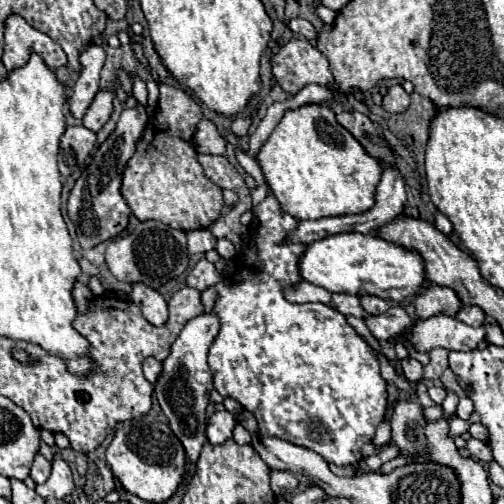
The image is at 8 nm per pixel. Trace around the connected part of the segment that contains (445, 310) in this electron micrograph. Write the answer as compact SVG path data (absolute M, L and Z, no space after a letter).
M430 284L424 292L420 292L414 298L414 308L416 308L418 320L426 320L426 318L432 318L438 314L456 316L460 306L462 306L462 302L456 296L456 292L452 288L444 288L438 284Z

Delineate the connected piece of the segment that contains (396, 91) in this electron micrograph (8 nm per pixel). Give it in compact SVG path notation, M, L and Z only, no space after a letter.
M394 84L394 86L390 86L388 92L384 94L384 98L382 98L382 108L384 108L386 112L404 112L404 110L408 108L408 102L410 102L410 98L408 98L406 90L404 90L400 84Z

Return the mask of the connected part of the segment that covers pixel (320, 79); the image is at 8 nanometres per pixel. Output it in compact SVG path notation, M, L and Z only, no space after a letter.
M292 38L282 44L272 56L272 74L288 94L298 94L306 84L328 84L328 88L336 90L326 56L308 40Z

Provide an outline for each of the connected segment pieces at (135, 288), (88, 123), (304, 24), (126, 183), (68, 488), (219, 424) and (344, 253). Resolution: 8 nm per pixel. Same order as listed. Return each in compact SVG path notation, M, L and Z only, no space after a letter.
M132 284L132 294L130 300L140 308L142 316L154 324L154 326L164 326L168 320L168 306L166 300L152 288L144 284Z
M110 88L100 90L96 94L92 106L88 108L84 120L82 120L84 126L94 130L94 132L98 132L108 122L110 114L112 114L112 100L114 100L114 90L110 90Z
M296 18L296 20L292 20L292 22L288 24L288 28L294 32L294 34L302 34L302 36L306 36L308 40L316 40L316 38L318 38L314 26L312 26L308 20Z
M160 84L156 114L148 122L122 180L122 194L138 220L158 220L184 232L208 228L218 220L224 206L222 190L204 176L192 144L200 120L198 104L184 90Z
M54 454L52 474L42 486L36 486L36 492L42 498L56 498L56 500L64 500L66 496L70 496L74 492L72 472L70 472L70 466L66 464L66 460L62 460L62 456Z
M222 410L222 412L214 412L208 418L208 426L206 426L206 436L210 444L224 444L228 438L232 438L232 430L236 426L236 418Z
M360 232L334 234L312 242L300 260L300 274L306 282L322 286L332 294L372 294L392 302L402 302L408 296L416 296L426 282L424 262L418 252L388 242L376 234Z

